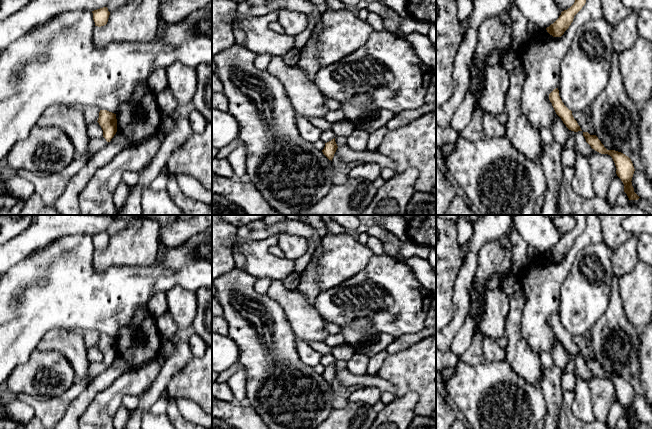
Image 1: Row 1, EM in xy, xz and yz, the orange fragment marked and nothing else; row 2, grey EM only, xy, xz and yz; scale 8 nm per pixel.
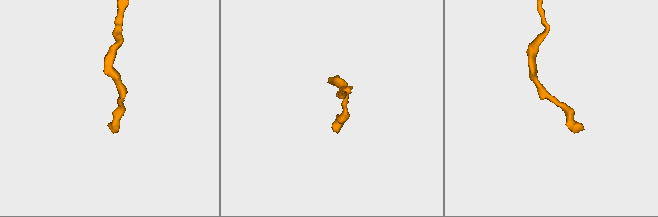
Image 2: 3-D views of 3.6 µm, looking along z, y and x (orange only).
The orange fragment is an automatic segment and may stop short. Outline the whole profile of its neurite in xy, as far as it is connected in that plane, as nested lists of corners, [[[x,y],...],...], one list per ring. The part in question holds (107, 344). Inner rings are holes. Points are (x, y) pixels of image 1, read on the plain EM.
[[[100,334],[98,345],[103,354],[102,362],[90,362],[88,375],[90,378],[95,378],[105,371],[117,356],[116,338],[107,334]]]

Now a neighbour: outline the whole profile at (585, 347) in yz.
[[[572,335],[572,339],[583,356],[591,356],[596,358],[591,341],[587,341],[582,335]]]

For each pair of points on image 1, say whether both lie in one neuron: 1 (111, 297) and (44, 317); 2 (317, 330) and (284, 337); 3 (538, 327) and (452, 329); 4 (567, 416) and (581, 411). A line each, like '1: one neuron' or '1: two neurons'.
1: one neuron
2: two neurons
3: two neurons
4: two neurons

